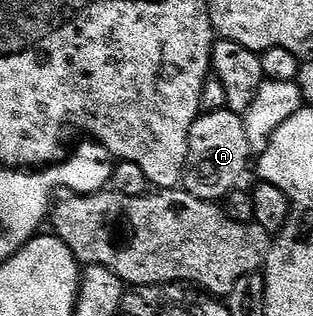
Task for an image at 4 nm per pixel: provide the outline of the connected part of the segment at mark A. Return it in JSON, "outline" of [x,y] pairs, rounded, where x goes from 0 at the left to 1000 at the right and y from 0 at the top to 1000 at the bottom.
{"outline":[[[652,351],[620,383],[607,408],[601,449],[601,538],[588,547],[585,601],[604,604],[620,623],[668,636],[712,633],[719,617],[757,601],[770,589],[767,563],[792,541],[792,513],[808,513],[812,494],[799,472],[799,446],[786,446],[786,396],[780,370],[744,351]]]}

